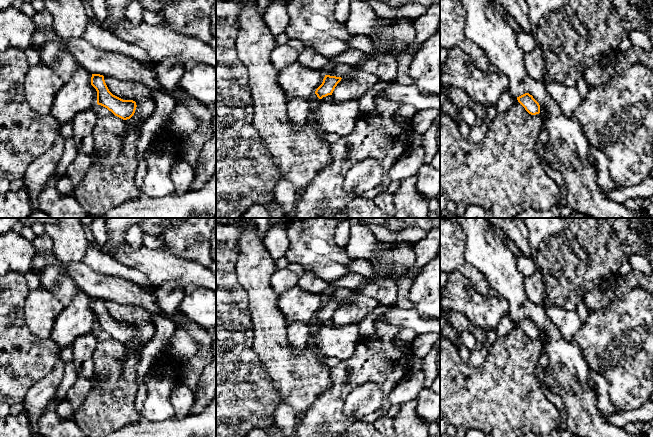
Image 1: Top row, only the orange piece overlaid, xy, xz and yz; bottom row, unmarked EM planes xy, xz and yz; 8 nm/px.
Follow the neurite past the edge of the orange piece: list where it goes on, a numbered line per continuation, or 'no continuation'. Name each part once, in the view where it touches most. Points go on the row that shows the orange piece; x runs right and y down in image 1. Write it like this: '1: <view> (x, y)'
no continuation

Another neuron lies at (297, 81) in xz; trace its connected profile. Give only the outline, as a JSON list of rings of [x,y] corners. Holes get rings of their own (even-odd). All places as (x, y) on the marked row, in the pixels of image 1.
[[[295,62],[279,72],[278,82],[288,102],[295,98],[310,101],[325,75],[324,71],[312,70]]]

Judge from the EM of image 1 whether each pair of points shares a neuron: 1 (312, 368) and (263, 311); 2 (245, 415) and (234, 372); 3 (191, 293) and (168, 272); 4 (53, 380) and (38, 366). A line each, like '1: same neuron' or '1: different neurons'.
1: same neuron
2: same neuron
3: different neurons
4: different neurons

